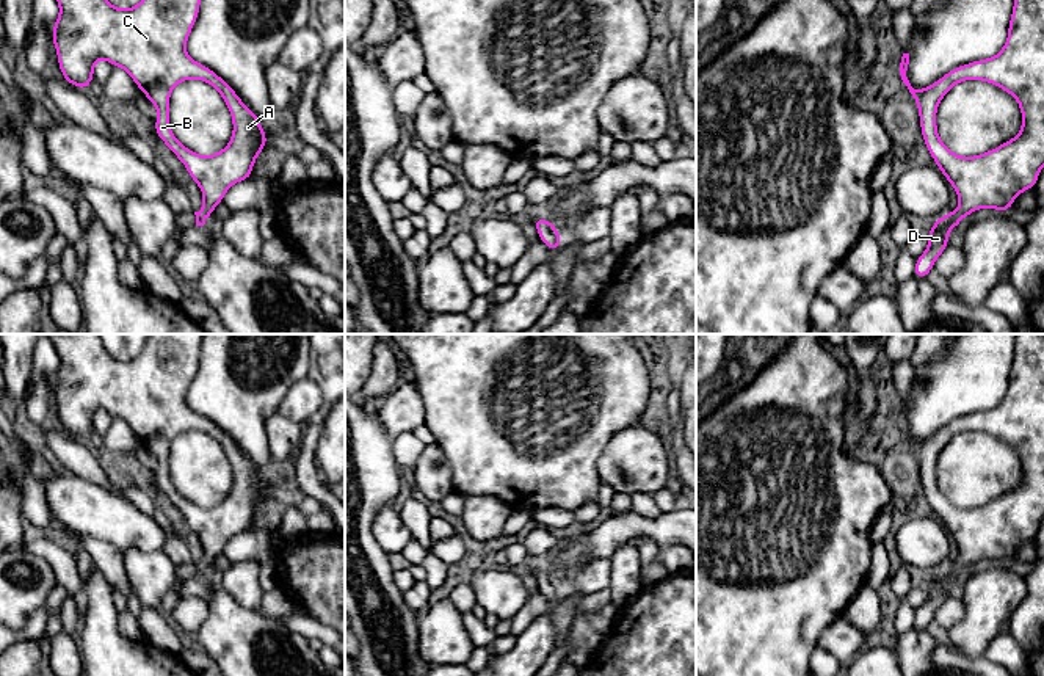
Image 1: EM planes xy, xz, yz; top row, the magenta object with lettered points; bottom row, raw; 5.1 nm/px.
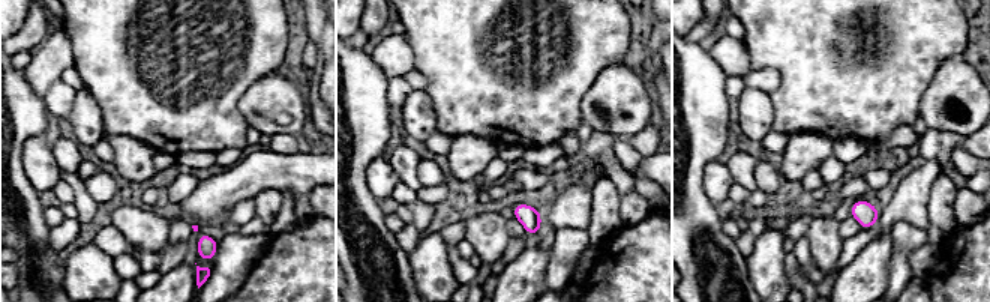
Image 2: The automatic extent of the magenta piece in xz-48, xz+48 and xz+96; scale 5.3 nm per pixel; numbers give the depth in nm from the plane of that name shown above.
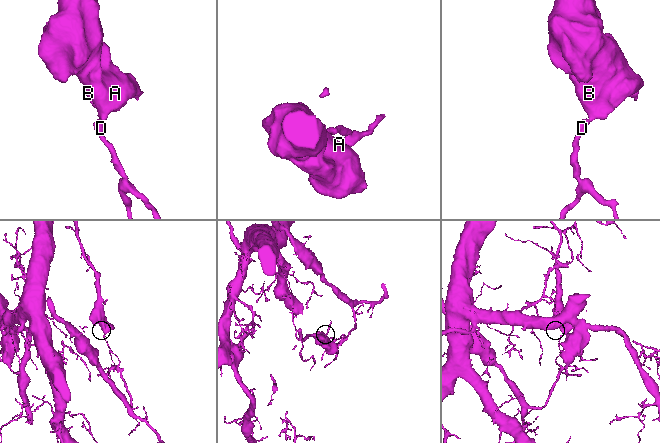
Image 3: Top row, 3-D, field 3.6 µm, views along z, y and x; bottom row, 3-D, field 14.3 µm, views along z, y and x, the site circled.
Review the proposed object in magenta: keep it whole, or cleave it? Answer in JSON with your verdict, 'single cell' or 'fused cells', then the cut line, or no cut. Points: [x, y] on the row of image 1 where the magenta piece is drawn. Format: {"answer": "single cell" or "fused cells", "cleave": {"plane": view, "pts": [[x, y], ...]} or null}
{"answer": "fused cells", "cleave": {"plane": "yz", "pts": [[955, 210], [961, 217]]}}

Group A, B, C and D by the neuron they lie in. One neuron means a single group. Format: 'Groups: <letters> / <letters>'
Groups: A B C / D

